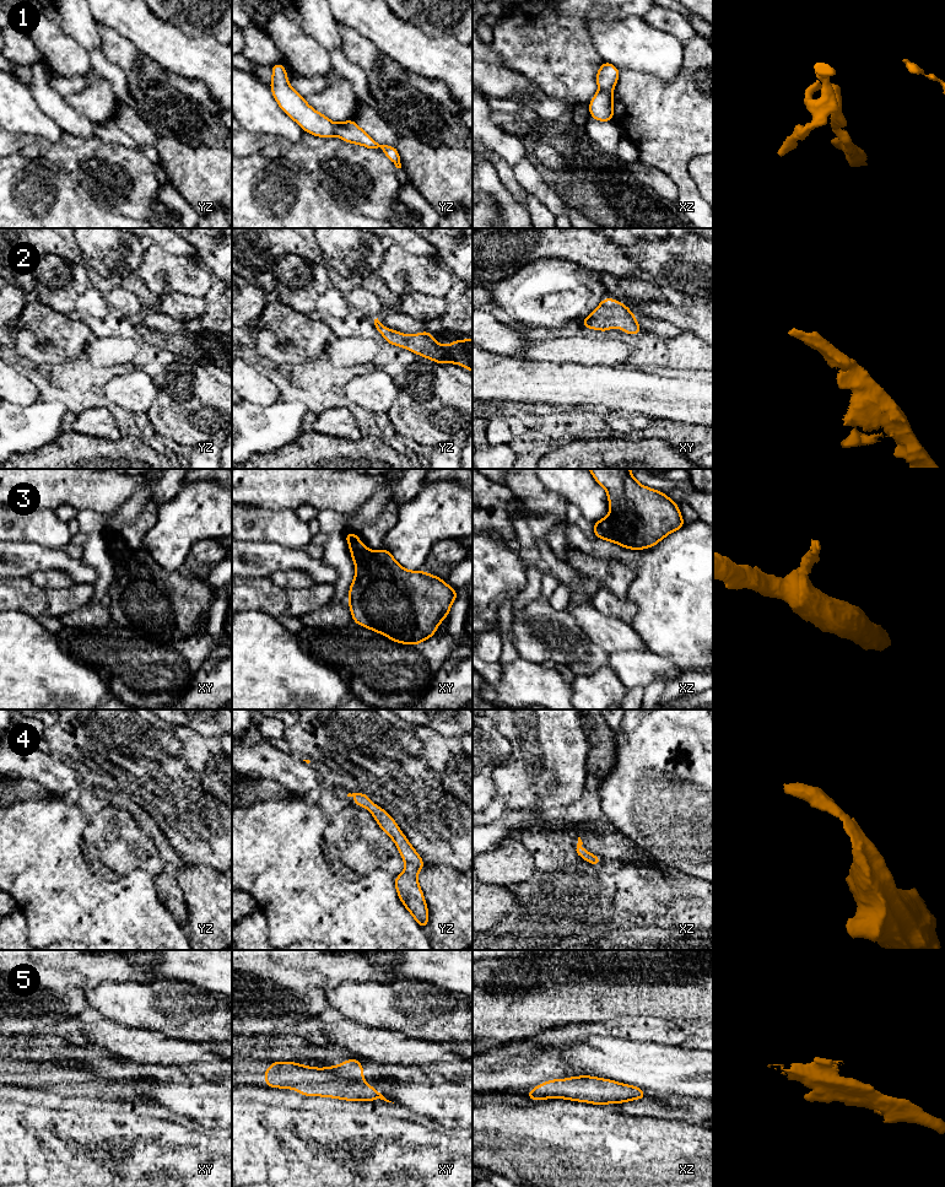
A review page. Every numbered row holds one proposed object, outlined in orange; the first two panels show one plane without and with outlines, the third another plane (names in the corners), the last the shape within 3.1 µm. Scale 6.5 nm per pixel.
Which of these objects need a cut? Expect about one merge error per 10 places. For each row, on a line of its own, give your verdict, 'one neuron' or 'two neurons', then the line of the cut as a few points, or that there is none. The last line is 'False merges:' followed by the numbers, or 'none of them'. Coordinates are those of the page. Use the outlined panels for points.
1: one neuron; cut none
2: one neuron; cut none
3: one neuron; cut none
4: one neuron; cut none
5: one neuron; cut none
False merges: none of them

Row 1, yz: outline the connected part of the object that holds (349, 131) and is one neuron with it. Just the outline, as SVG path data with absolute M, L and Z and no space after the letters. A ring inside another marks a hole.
M272 64L271 70L270 88L274 98L285 114L293 119L303 131L324 139L336 135L345 142L362 145L367 149L380 147L395 167L401 168L396 146L379 145L353 119L334 124L324 114L313 109L304 97L290 86L284 64Z

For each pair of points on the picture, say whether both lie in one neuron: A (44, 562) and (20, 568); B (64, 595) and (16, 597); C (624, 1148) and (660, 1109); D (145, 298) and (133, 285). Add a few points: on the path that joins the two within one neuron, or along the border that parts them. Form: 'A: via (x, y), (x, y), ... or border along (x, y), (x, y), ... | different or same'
A: via (38, 562), (26, 562) | same
B: via (52, 597), (28, 597) | same
C: border along (632, 1113), (681, 1121) | different
D: via (142, 295), (136, 289) | same

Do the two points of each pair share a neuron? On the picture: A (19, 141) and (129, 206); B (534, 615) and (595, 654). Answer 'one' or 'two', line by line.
A: one
B: one

